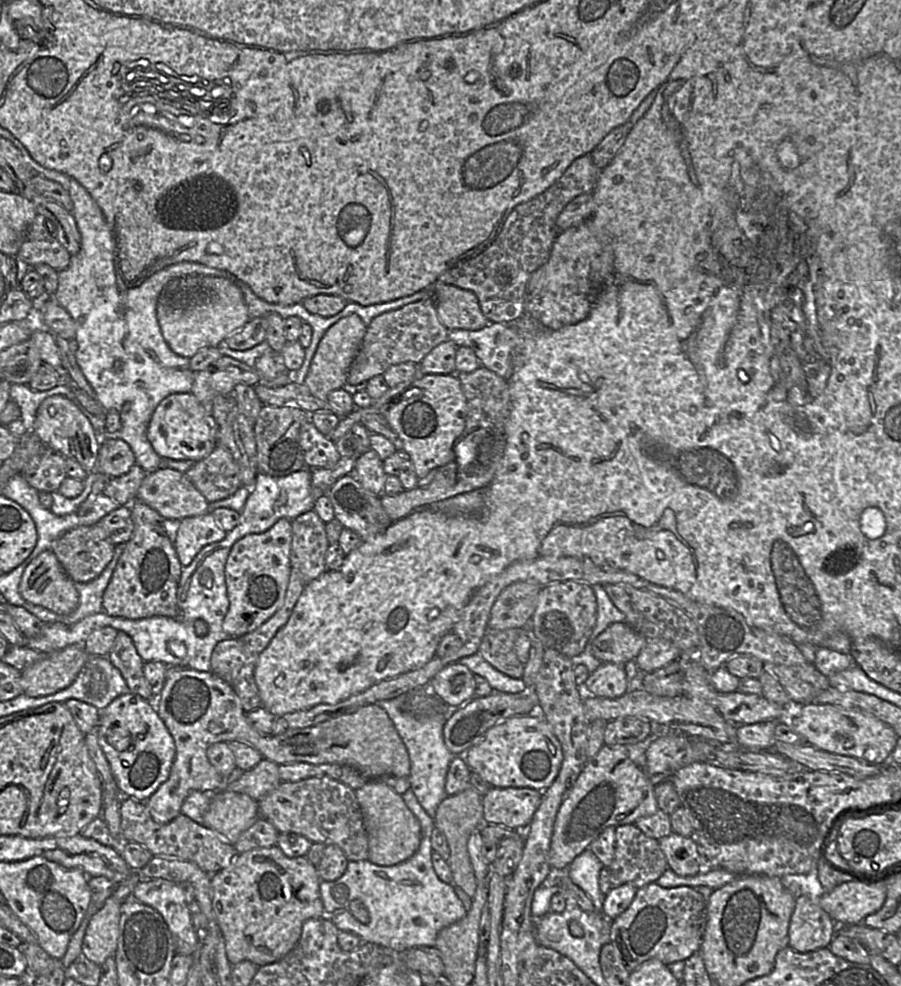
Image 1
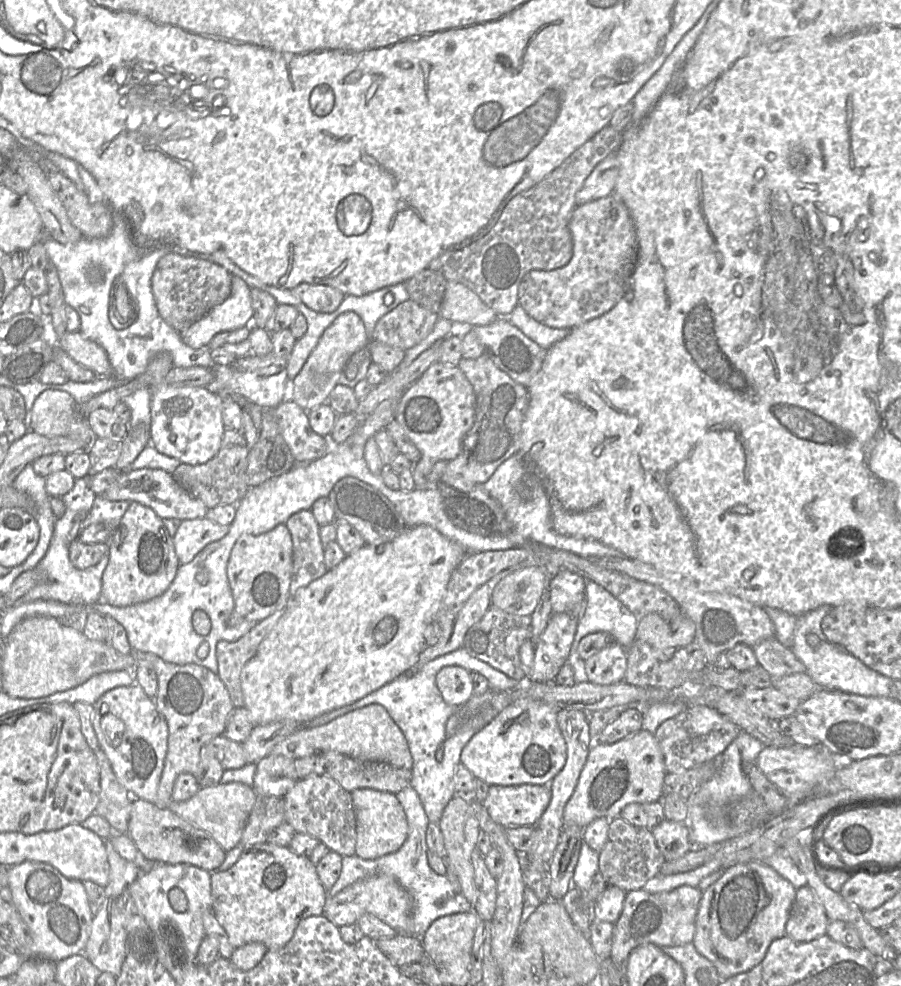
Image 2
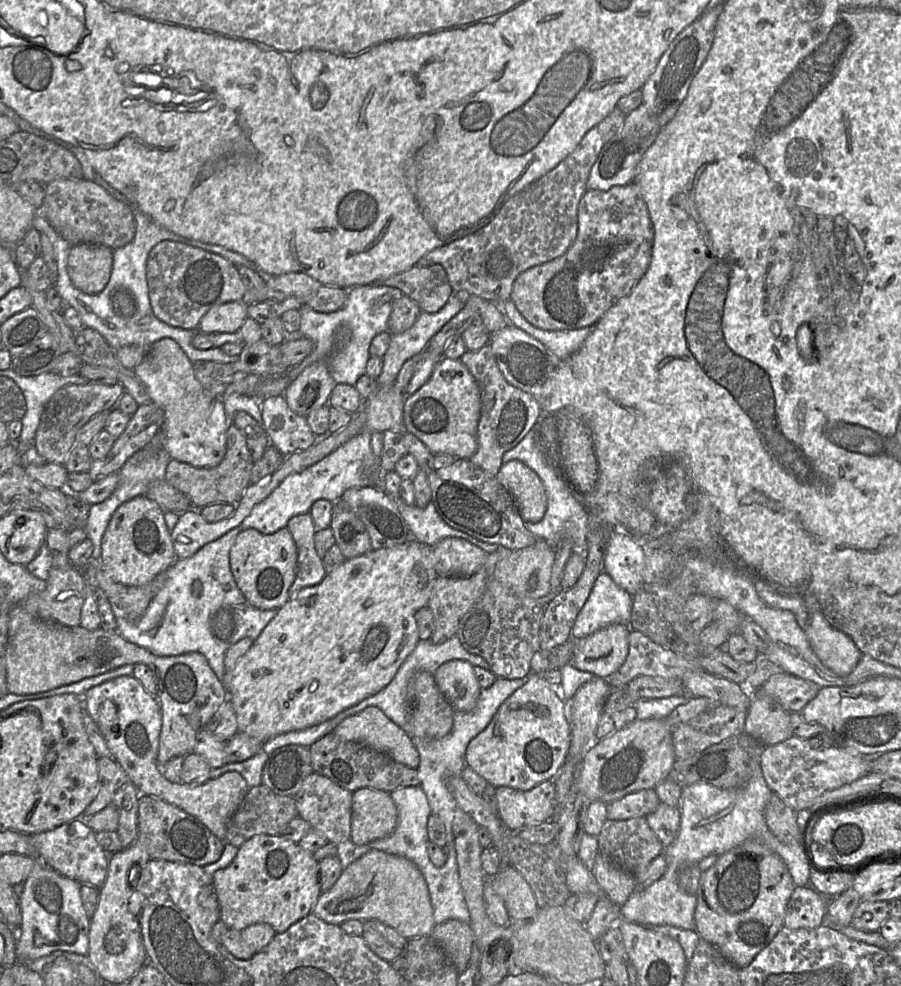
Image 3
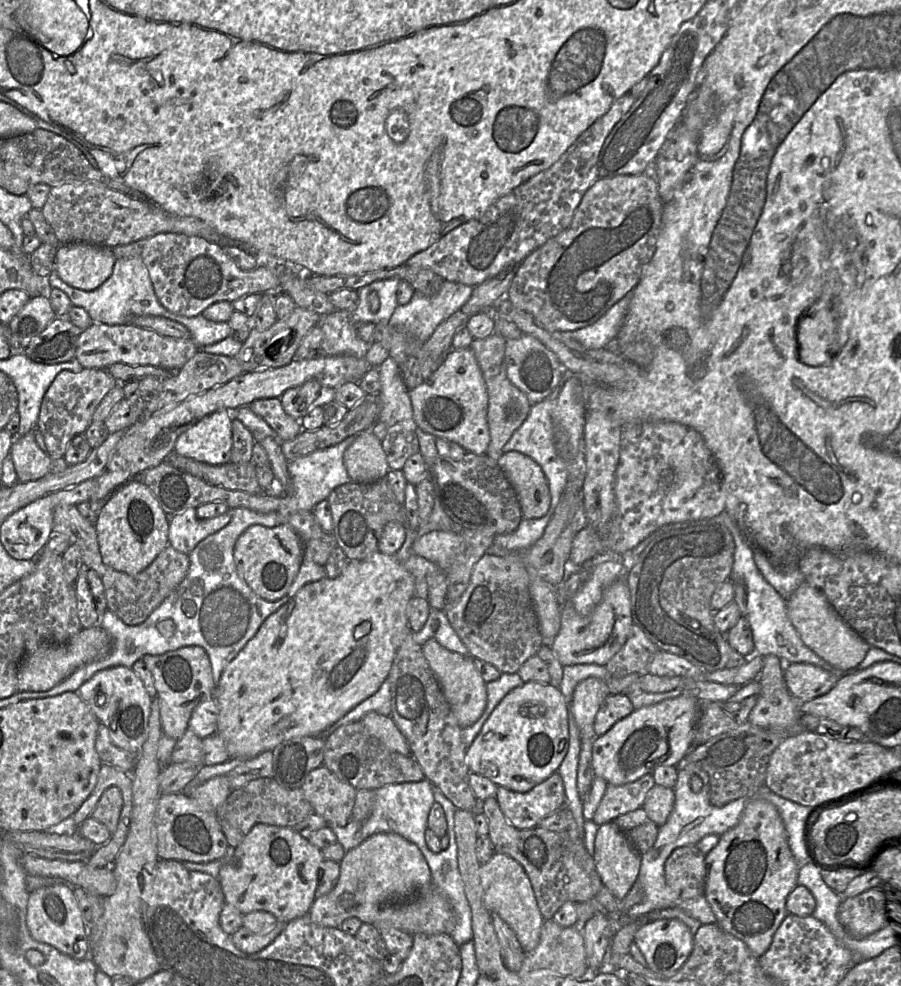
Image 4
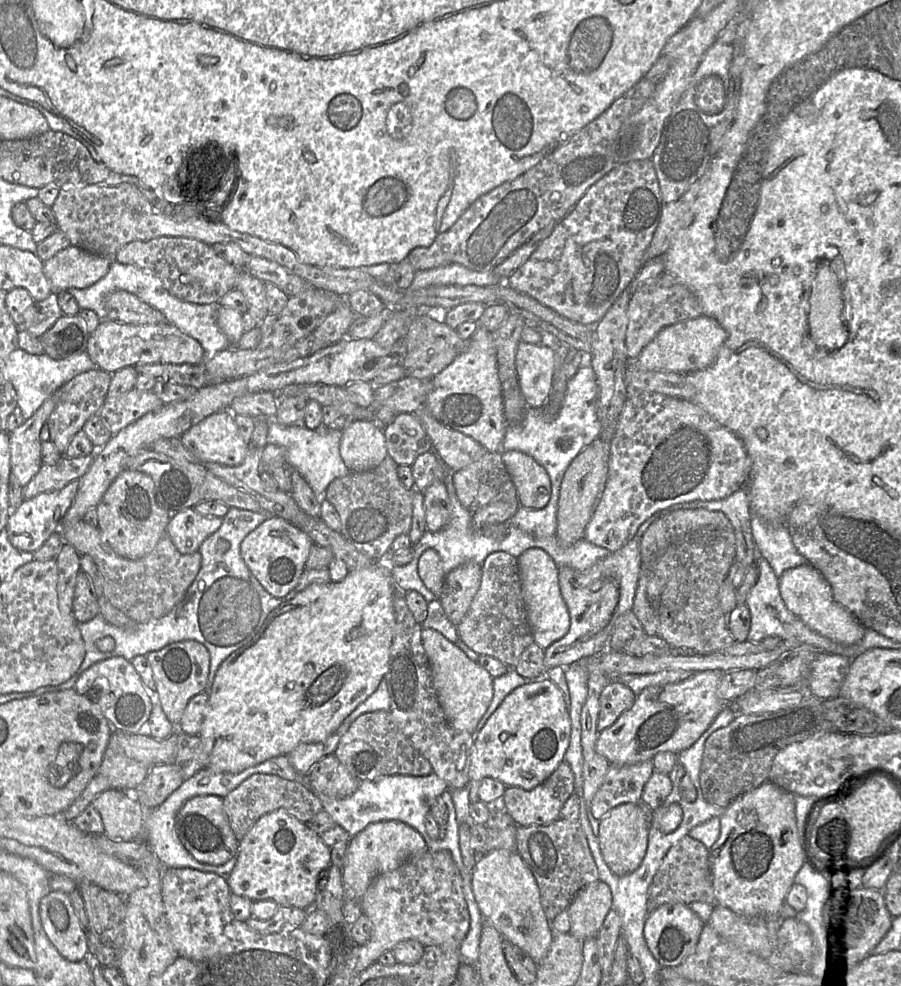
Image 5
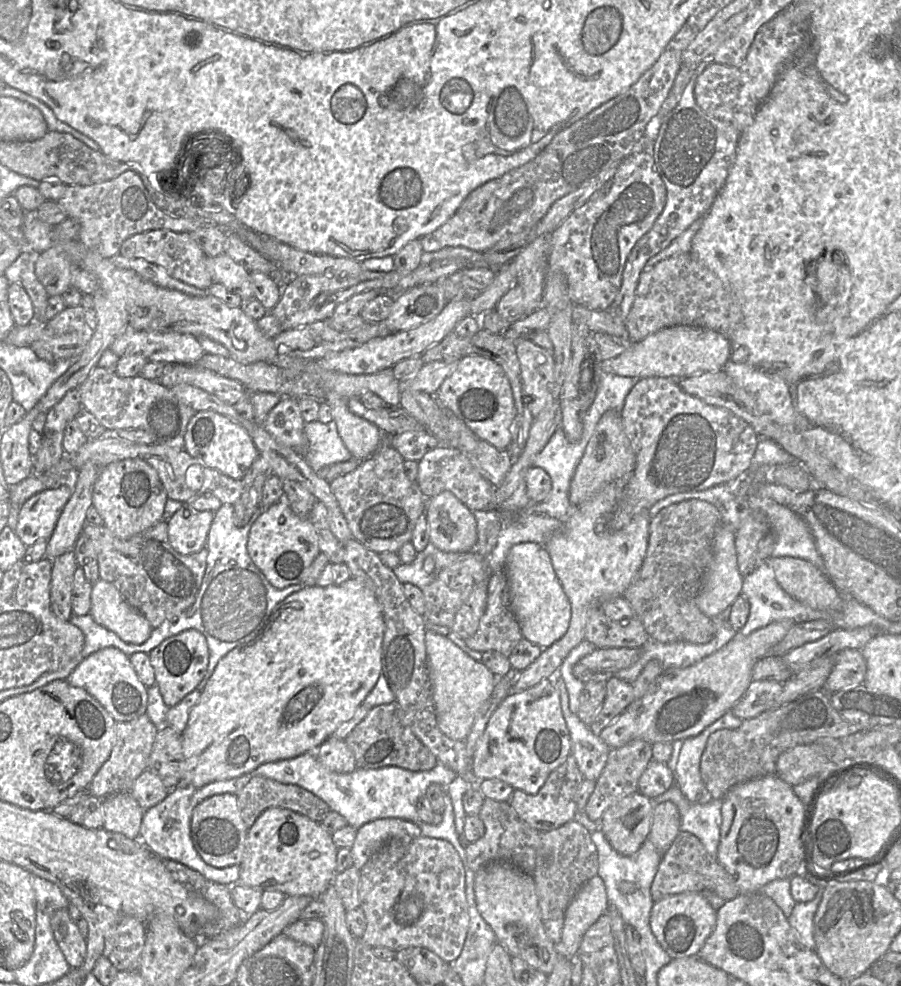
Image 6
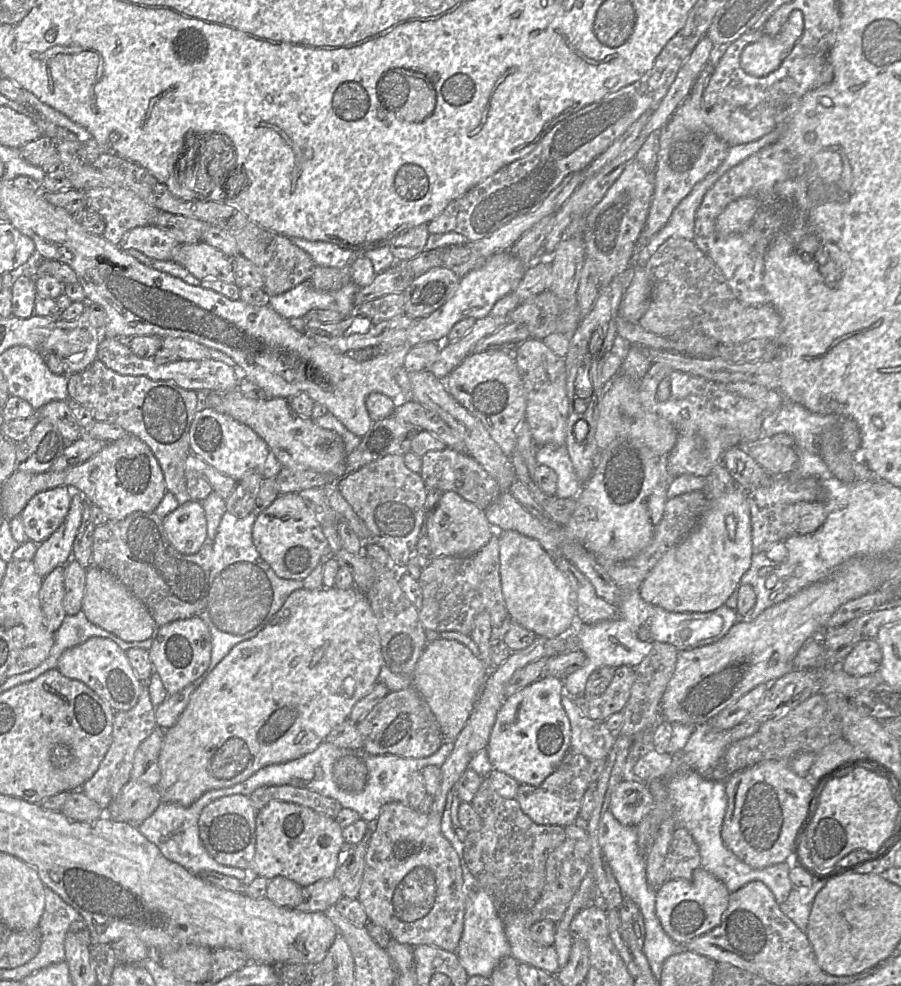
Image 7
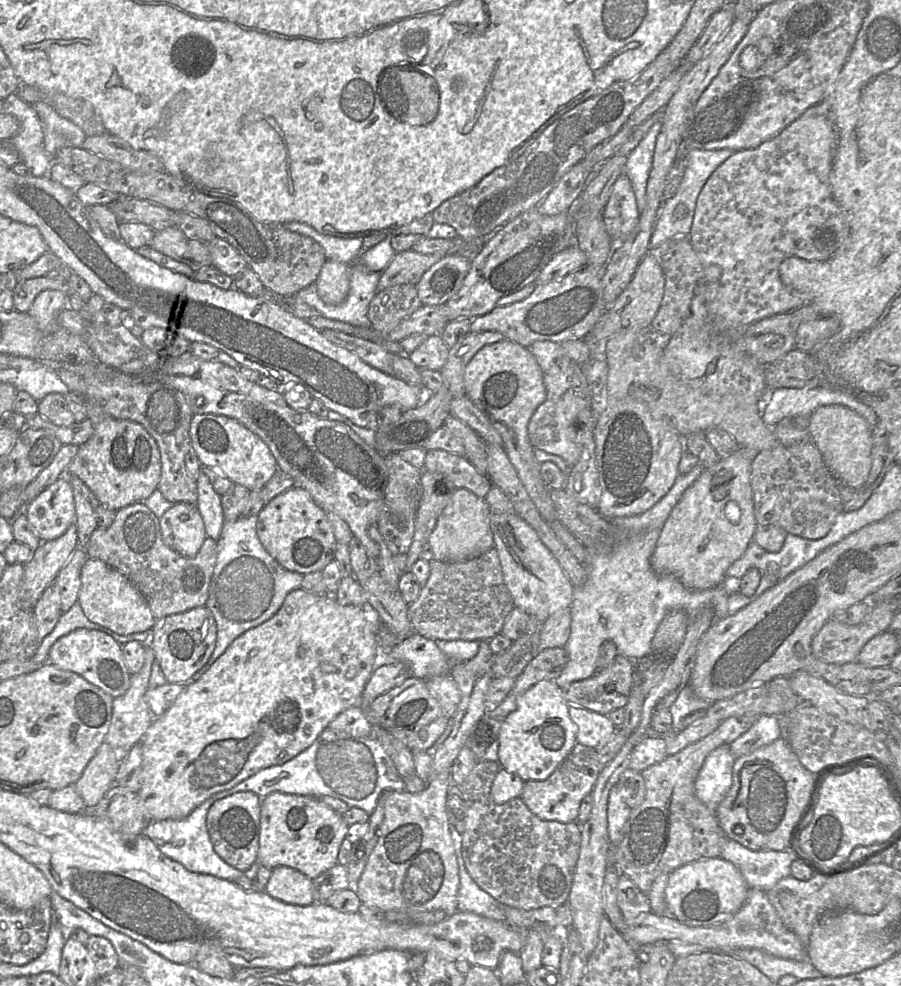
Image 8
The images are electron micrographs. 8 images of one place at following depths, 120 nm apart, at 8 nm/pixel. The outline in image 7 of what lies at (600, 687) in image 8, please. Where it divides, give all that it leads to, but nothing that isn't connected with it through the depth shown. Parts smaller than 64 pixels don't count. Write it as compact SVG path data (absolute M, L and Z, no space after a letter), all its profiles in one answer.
M620 666L615 669L609 686L601 695L587 698L582 694L573 698L573 701L584 716L595 721L606 721L612 714L624 709L634 680L634 668Z

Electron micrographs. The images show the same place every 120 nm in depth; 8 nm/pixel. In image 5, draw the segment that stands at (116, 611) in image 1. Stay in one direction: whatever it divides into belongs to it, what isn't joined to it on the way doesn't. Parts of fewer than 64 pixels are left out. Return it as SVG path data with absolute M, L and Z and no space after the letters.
M125 469L111 483L96 506L98 529L109 547L119 556L137 560L149 554L166 533L169 512L157 501L152 478L136 470Z

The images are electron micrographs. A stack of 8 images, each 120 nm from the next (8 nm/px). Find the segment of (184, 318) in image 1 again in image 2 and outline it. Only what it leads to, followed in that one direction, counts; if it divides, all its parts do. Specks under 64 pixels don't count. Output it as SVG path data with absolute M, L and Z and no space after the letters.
M232 275L229 297L191 326L180 331L182 341L194 349L207 347L216 334L250 325L253 321L250 292L250 287L243 279Z

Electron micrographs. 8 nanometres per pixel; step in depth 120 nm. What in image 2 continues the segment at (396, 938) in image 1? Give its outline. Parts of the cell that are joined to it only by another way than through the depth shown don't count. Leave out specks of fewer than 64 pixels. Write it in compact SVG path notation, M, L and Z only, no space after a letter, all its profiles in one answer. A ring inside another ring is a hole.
M406 787L395 794L403 807L408 824L408 835L396 852L384 855L377 859L365 860L356 854L342 856L342 871L334 886L327 892L327 896L335 896L347 886L374 875L388 875L394 878L410 895L413 905L413 936L422 939L438 918L456 913L465 913L473 909L463 893L456 893L446 875L435 873L429 866L427 859L428 846L426 830L429 820L425 814L421 800L413 787ZM438 899L444 899L442 906L437 905Z

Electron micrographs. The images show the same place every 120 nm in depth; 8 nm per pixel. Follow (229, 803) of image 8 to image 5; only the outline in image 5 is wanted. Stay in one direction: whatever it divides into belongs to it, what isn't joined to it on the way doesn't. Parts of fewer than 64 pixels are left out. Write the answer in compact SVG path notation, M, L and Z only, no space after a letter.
M206 795L187 800L177 813L175 826L182 845L198 862L219 866L237 855L239 841L229 826L223 798Z

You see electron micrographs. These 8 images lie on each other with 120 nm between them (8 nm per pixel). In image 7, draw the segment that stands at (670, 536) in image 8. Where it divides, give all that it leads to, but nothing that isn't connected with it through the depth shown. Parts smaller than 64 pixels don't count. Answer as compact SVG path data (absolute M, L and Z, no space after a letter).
M737 487L730 493L727 493L719 498L711 498L709 506L705 513L700 518L697 526L693 531L686 536L679 544L669 549L657 562L649 575L645 578L640 587L640 595L642 599L654 606L659 606L670 612L709 612L719 608L726 604L728 598L737 591L741 584L741 577L749 569L751 565L751 558L753 555L752 550L752 530L751 530L751 518L750 510L747 500L747 493L741 488Z

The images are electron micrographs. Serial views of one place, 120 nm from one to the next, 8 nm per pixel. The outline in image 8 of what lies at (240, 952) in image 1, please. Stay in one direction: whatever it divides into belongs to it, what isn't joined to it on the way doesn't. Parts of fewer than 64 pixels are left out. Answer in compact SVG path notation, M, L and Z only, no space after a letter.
M273 792L261 801L257 862L270 869L290 867L314 880L338 863L339 849L348 828L343 816L329 808L320 798Z

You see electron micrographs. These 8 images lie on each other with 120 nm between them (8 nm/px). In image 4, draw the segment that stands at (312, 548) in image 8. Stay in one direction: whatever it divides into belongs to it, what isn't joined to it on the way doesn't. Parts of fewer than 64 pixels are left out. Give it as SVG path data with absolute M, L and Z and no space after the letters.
M287 524L275 527L252 525L237 539L234 546L234 562L240 577L252 591L267 601L284 597L299 571L304 552L300 536Z

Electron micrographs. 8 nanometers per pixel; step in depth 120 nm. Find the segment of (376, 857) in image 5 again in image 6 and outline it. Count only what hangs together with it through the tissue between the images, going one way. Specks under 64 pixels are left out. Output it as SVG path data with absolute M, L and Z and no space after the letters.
M400 818L376 819L361 826L351 847L353 866L361 870L387 841L399 835L418 838L422 833L416 824Z

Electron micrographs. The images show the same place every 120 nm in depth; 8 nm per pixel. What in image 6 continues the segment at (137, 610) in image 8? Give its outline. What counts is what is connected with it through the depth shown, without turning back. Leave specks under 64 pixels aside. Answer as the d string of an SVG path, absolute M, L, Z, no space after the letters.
M102 579L92 585L90 615L96 623L130 644L142 644L151 634L148 620L133 609L117 588Z

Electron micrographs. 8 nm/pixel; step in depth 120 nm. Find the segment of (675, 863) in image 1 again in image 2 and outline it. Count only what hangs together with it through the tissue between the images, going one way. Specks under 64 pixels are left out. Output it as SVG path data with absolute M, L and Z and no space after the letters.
M664 819L651 831L666 861L677 860L692 849L687 822Z

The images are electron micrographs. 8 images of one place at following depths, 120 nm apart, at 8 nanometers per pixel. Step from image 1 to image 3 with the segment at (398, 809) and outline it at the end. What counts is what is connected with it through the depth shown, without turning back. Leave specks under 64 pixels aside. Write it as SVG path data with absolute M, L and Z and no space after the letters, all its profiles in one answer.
M369 787L352 792L351 837L356 845L364 845L390 835L398 813L390 793Z

